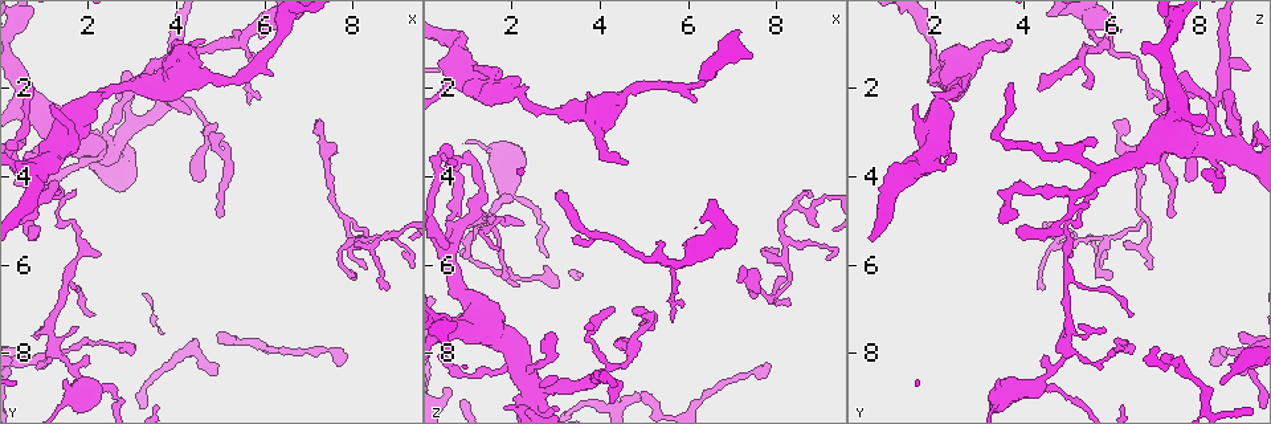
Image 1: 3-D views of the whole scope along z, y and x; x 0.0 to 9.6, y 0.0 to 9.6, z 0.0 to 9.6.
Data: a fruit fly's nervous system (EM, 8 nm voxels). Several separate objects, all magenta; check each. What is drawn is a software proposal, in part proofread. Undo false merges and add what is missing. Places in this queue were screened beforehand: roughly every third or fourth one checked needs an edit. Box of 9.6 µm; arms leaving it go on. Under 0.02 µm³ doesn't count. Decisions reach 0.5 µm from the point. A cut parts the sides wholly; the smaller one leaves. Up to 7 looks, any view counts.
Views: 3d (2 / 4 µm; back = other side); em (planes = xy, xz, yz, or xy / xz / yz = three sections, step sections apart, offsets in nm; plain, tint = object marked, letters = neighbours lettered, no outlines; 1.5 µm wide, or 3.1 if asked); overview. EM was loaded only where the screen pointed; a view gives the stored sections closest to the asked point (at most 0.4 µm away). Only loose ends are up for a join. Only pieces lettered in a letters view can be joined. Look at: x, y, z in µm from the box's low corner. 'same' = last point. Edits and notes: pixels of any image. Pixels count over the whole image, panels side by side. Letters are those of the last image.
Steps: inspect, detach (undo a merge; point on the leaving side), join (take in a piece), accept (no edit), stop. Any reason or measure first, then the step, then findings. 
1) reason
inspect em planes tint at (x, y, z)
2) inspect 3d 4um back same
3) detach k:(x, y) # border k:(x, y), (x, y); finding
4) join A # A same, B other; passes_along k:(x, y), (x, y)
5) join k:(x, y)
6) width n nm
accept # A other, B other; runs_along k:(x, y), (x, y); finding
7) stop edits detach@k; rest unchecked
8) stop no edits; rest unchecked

an open end
inspect em yz step 4 letters at (0.75, 1.85, 3.70)

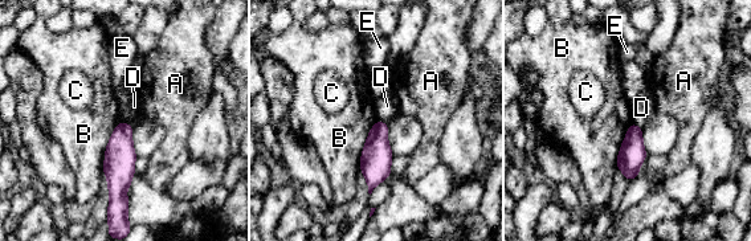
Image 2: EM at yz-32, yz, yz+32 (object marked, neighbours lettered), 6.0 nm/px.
width 110 nm; longest_contact B 340 nm
join D # A other, B other, C other, D same, E other; the neuron continues

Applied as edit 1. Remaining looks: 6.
see it whole again
inspect overview

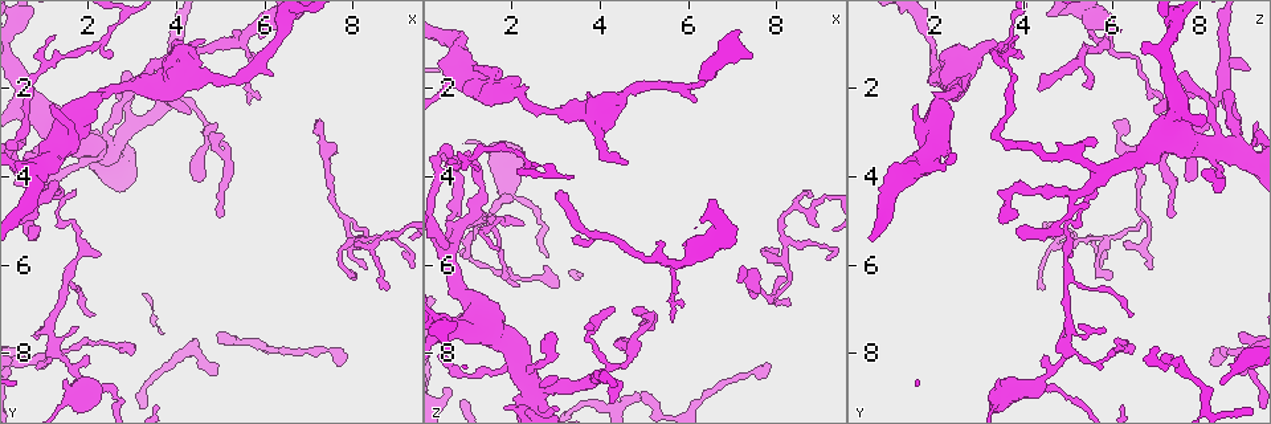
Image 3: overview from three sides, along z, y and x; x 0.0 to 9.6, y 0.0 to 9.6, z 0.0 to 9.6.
free end
inspect em planes letters at (3.00, 2.05, 4.35)

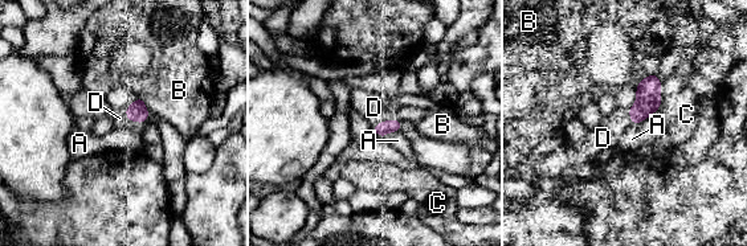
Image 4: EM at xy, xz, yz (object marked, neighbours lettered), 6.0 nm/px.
join D # A other, B other, C other, D same; the neuron continues

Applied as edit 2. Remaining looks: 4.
branch stops here
inspect 3d 2um at (4.95, 4.95, 7.35)

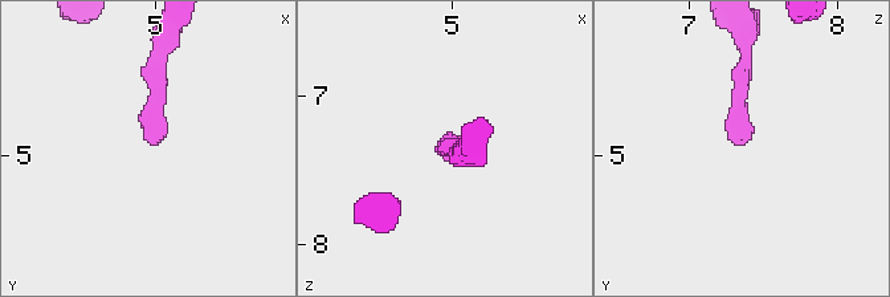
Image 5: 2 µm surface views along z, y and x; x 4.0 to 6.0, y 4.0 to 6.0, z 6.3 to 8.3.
now the EM
inspect em planes plain at (5.02, 4.94, 7.36)

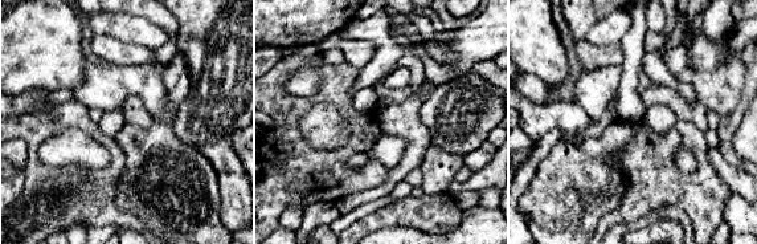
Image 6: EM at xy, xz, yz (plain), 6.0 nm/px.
see the neighbours
inspect em planes letters same

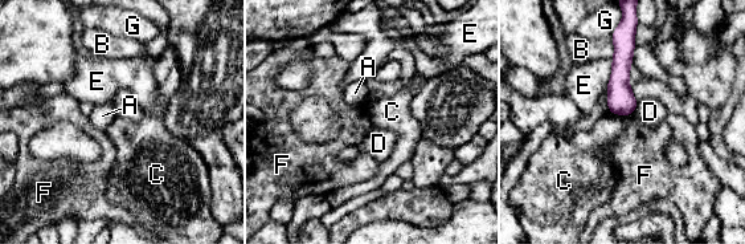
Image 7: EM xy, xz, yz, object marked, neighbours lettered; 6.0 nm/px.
width 160 nm
accept # A other, B other, C other, D other, E other, F other, G other; no lettered piece goes on from it

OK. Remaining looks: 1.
stop edits join@2, join@4; rest unchecked

